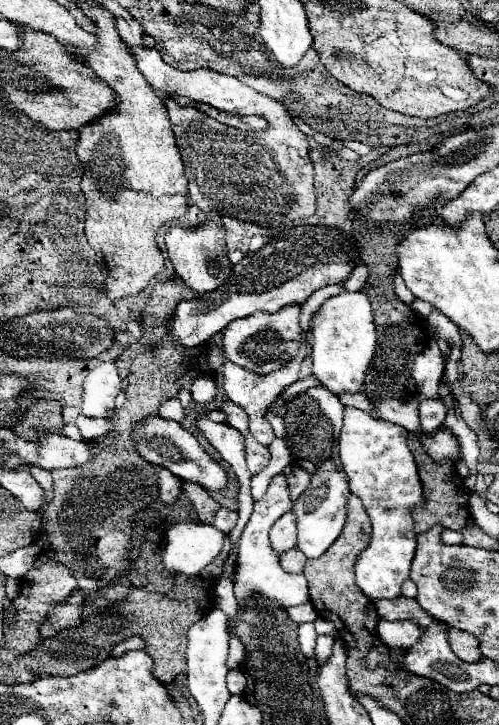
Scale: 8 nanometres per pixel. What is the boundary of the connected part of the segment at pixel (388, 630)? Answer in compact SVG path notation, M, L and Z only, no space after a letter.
M381 619L377 625L379 638L390 648L408 649L417 644L417 640L422 636L419 624L409 620L388 621Z

